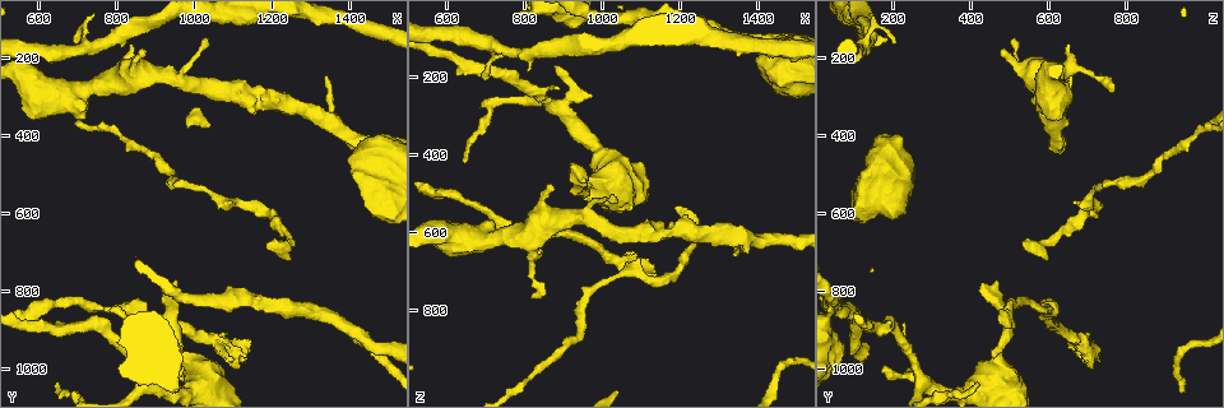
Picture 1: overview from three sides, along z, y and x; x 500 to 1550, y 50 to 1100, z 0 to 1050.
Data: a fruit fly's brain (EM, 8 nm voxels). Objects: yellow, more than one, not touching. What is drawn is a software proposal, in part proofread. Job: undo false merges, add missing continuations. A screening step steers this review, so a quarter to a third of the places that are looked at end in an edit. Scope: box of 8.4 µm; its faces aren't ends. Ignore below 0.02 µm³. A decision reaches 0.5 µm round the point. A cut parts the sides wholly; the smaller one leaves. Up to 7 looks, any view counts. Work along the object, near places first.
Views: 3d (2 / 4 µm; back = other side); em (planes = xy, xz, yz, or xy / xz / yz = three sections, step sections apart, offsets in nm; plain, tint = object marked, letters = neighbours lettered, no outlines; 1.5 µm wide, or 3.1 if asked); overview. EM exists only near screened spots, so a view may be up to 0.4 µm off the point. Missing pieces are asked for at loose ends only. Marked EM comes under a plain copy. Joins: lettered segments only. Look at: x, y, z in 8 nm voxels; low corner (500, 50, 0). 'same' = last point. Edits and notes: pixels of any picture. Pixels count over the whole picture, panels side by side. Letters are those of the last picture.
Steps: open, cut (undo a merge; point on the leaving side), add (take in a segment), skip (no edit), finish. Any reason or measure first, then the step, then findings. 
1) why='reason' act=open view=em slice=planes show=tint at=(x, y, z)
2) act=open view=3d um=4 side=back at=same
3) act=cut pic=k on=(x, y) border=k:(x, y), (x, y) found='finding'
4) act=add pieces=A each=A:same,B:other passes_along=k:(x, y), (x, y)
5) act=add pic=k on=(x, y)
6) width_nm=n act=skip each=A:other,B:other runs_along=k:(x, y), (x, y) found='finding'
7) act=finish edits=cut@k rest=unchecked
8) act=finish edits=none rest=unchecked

act=open view=em slice=planes show=tint at=(870, 175, 480)

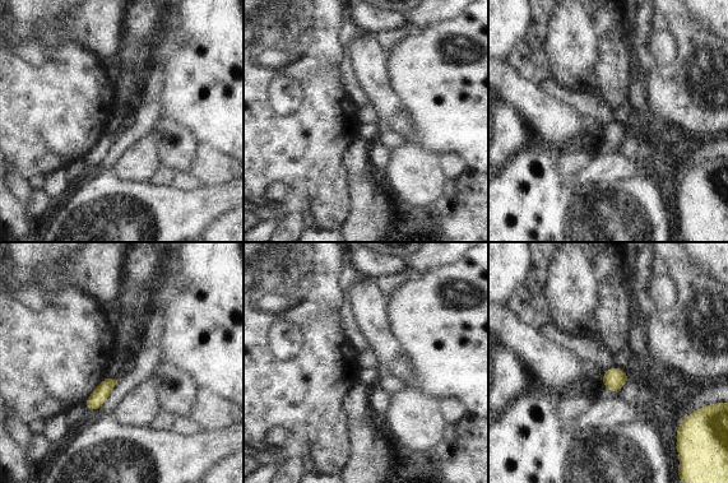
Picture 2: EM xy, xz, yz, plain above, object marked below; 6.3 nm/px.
why='what lies round it' act=open view=em slice=planes show=letters at=same

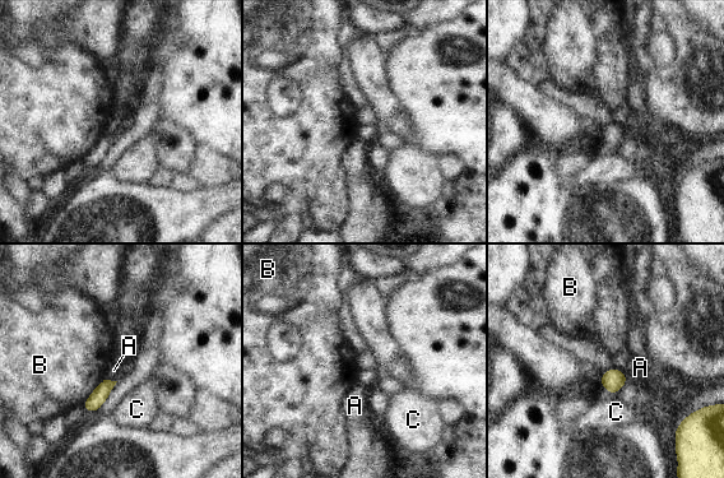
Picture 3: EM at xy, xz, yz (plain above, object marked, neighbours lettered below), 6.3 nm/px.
act=skip each=A:other,B:other,C:other border=3:(103, 379), (82, 403) found='none of them fits'

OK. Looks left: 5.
act=open view=em um=3.1 slice=planes show=letters at=(825, 275, 770)

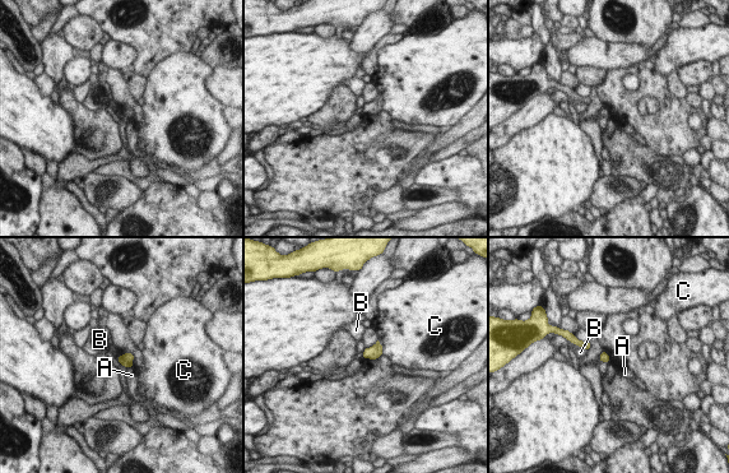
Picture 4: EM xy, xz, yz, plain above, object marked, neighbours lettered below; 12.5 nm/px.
longest_contact=C:220nm act=skip each=A:other,B:other,C:other border=4:(128, 366), (133, 367) found='no lettered segment goes on from it'

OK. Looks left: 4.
why='long arm stops here' act=open view=3d um=2 at=(655, 1040, 420)

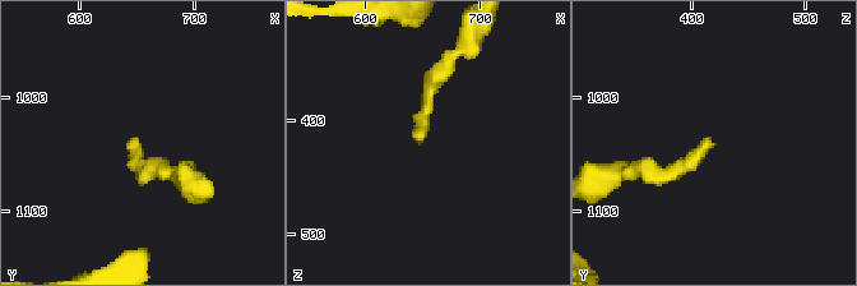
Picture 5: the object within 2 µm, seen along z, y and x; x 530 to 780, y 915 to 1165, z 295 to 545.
why='need the tissue' act=open view=em slice=planes show=letters at=(654, 1044, 418)

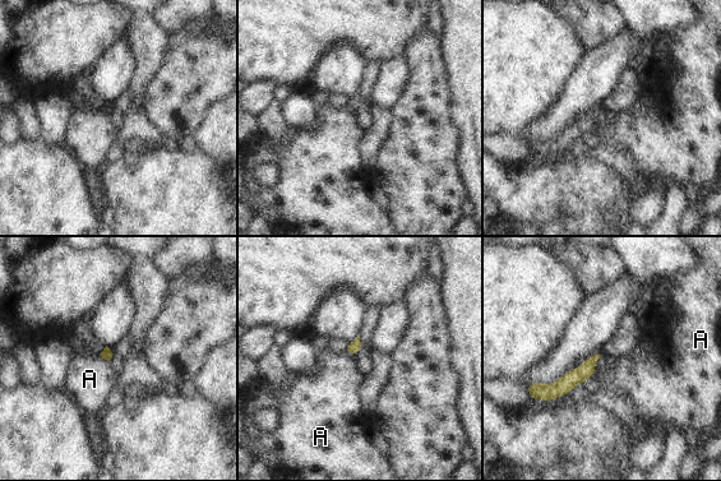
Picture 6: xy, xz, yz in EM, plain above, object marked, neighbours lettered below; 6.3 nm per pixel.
act=skip each=A:other border=6:(342, 347), (354, 357) found='none of them fits'

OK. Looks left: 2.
act=finish edits=none rest=unchecked

